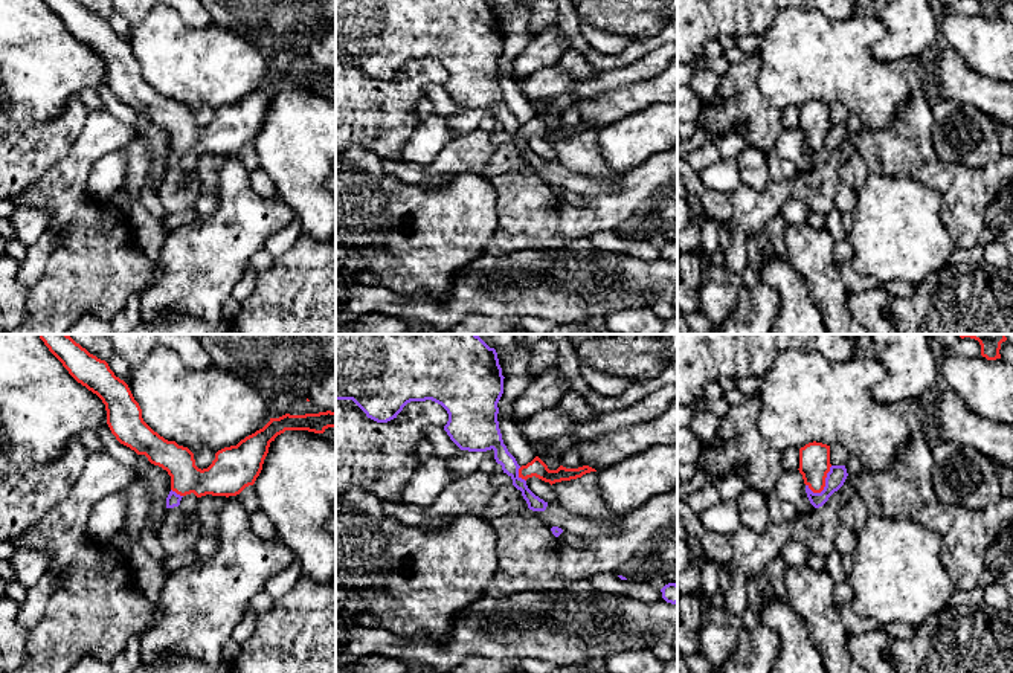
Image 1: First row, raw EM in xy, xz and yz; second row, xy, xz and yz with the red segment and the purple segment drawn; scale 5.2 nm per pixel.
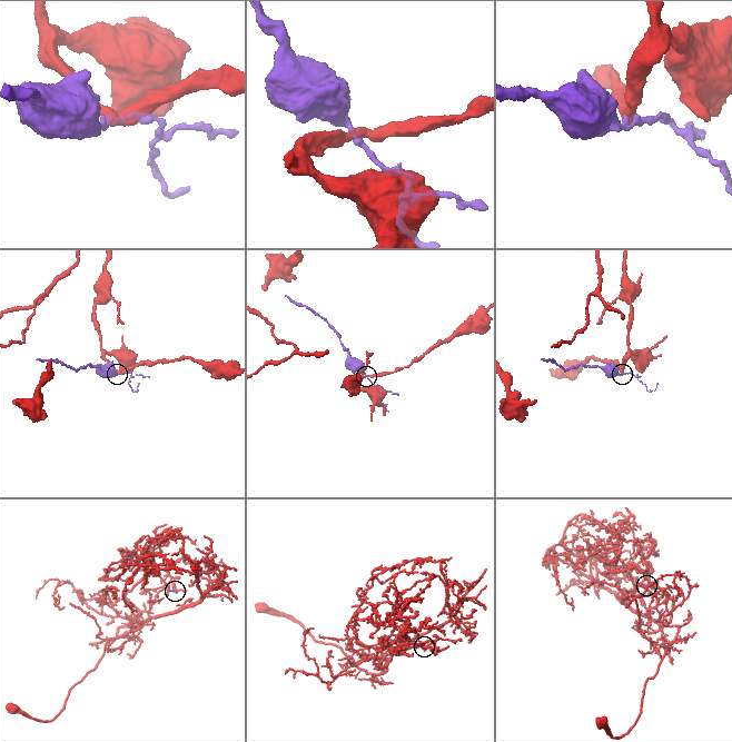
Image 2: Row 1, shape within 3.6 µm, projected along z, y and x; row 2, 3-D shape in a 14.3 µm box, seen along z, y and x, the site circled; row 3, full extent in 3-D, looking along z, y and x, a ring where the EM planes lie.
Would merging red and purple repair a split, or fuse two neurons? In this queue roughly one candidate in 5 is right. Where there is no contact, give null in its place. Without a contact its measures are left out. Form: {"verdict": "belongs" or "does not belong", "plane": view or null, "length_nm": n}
{"verdict": "does not belong", "plane": "yz", "length_nm": 180}

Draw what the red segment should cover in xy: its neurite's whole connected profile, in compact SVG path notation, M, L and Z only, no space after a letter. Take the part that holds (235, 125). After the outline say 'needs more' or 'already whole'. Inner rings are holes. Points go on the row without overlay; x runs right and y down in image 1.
M44 0L44 3L78 41L102 58L107 82L116 98L166 128L171 134L171 148L180 154L191 151L197 156L236 154L255 142L270 101L278 93L285 89L323 92L328 85L336 85L336 70L331 69L270 76L262 87L236 104L218 108L212 122L201 128L188 105L165 98L143 79L142 67L128 43L114 34L105 18L90 12L76 0Z; already whole

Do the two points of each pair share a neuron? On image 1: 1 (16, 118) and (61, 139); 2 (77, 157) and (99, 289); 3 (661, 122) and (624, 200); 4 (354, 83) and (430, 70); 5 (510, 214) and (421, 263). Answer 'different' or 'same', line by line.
1: different
2: same
3: different
4: same
5: different

